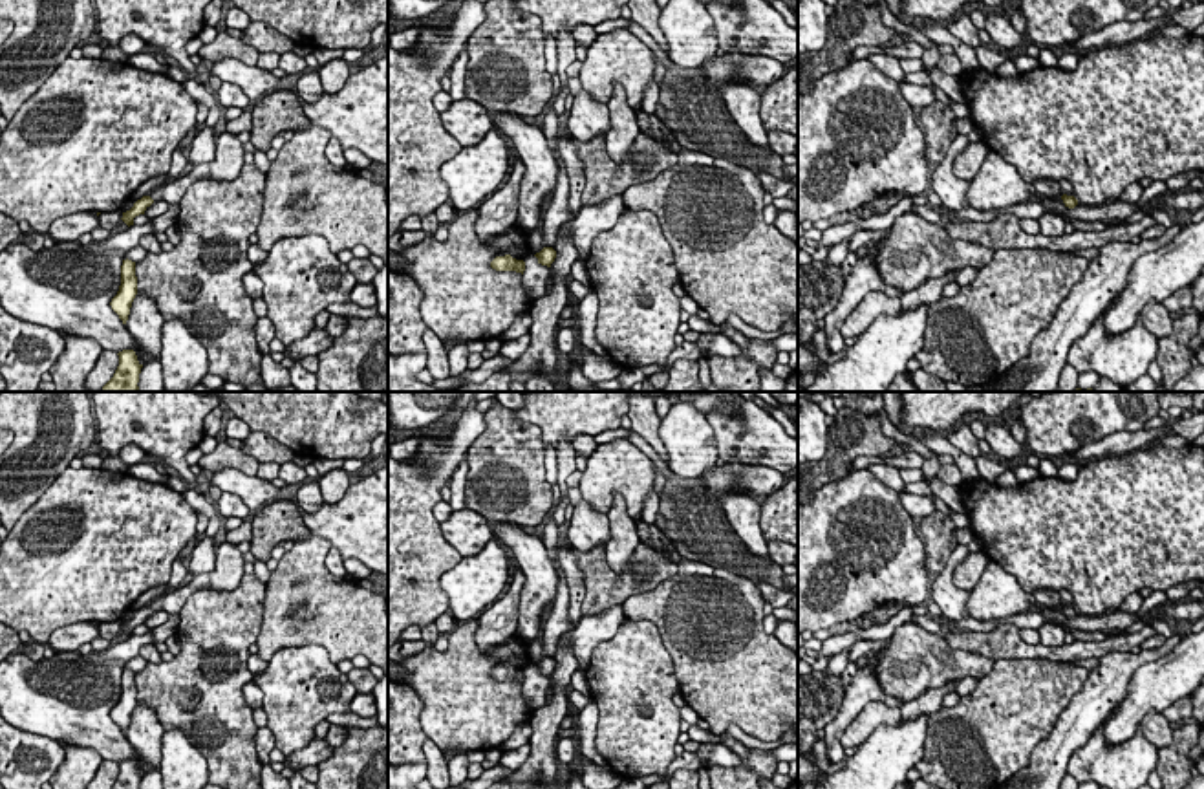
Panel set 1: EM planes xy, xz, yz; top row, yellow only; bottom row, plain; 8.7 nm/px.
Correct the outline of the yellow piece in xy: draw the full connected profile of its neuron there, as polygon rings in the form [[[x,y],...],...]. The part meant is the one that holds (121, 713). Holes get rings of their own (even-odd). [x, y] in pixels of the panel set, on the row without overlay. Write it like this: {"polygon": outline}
{"polygon": [[[123,670],[121,676],[121,696],[117,705],[112,708],[110,716],[119,725],[123,734],[126,734],[132,712],[137,705],[137,686],[135,686],[135,672]]]}

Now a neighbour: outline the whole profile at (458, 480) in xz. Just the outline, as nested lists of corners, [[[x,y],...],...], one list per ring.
[[[467,452],[457,465],[456,472],[452,474],[450,480],[450,507],[452,511],[461,511],[465,509],[465,483],[467,483],[467,472],[468,472],[468,461],[467,461]]]

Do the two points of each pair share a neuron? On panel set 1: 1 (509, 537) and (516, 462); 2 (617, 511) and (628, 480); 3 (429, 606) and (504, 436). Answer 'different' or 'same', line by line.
1: different
2: different
3: different

